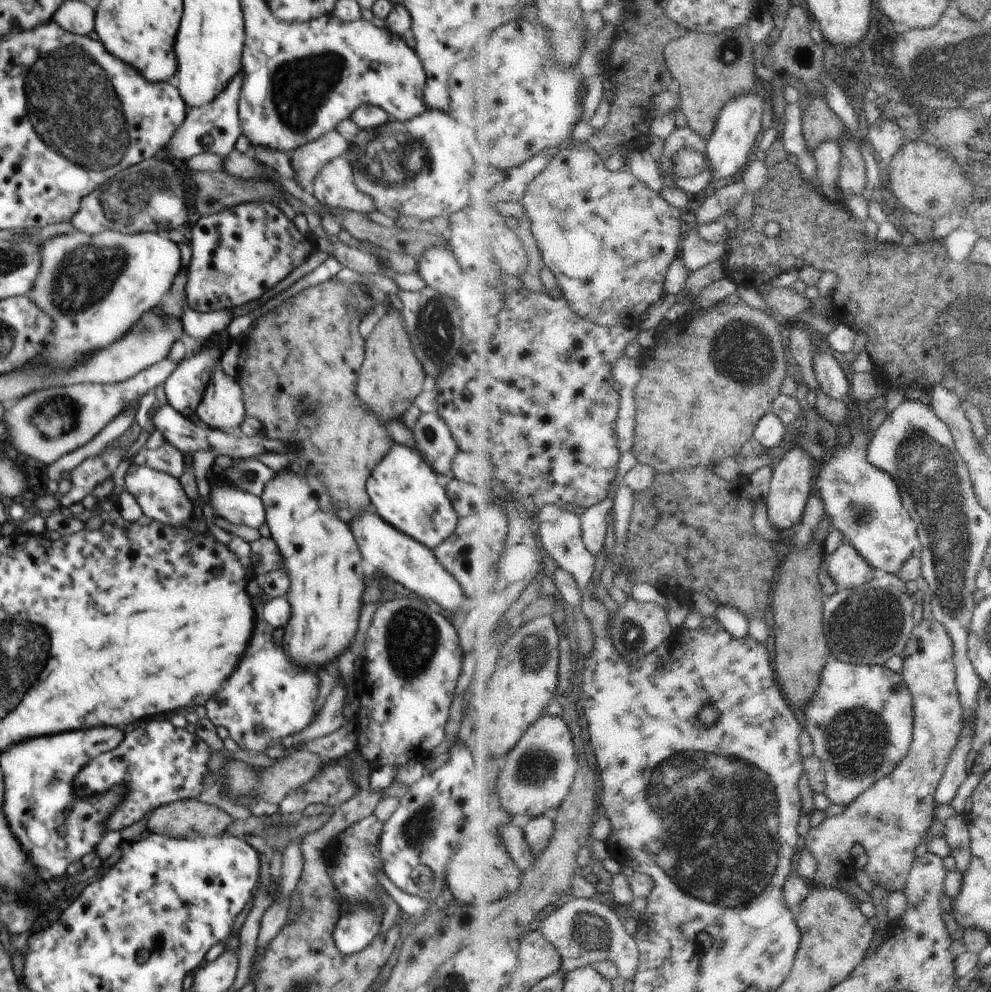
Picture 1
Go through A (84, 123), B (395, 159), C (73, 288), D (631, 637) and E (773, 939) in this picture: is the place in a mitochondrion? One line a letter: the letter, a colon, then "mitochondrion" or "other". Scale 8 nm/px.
A: mitochondrion
B: mitochondrion
C: mitochondrion
D: mitochondrion
E: other

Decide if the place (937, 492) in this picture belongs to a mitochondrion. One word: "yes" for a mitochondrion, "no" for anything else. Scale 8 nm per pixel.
yes

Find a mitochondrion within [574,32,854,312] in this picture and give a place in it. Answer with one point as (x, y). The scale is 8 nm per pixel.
(731, 50)

